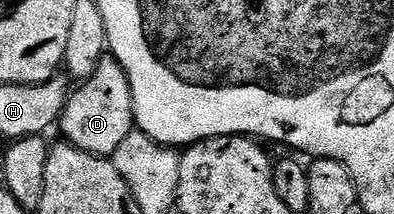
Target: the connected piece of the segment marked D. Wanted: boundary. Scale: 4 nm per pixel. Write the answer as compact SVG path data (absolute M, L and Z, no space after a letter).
M113 55L103 56L94 73L81 81L66 97L60 121L61 128L61 139L65 143L93 156L107 158L113 157L116 146L120 146L120 142L124 142L124 138L128 138L128 134L135 131L130 79Z

